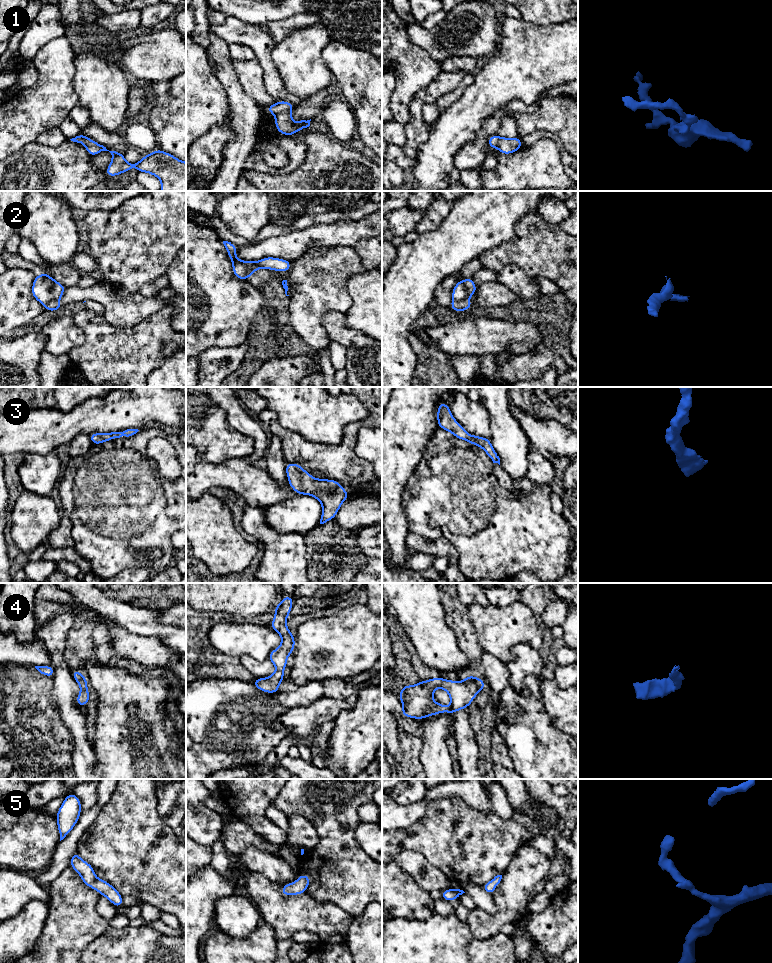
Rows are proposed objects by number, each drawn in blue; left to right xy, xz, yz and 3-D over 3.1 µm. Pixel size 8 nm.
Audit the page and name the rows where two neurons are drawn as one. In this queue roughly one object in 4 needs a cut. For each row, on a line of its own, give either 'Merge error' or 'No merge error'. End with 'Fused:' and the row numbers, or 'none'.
1: Merge error
2: Merge error
3: No merge error
4: No merge error
5: No merge error
Fused: 1, 2

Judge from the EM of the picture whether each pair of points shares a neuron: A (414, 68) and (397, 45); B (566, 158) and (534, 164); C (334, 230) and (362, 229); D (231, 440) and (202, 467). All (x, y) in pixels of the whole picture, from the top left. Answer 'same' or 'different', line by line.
A: same
B: different
C: same
D: different

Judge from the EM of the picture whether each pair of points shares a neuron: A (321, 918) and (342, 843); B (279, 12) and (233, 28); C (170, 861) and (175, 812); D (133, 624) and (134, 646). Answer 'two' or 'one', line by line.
A: two
B: two
C: two
D: two

